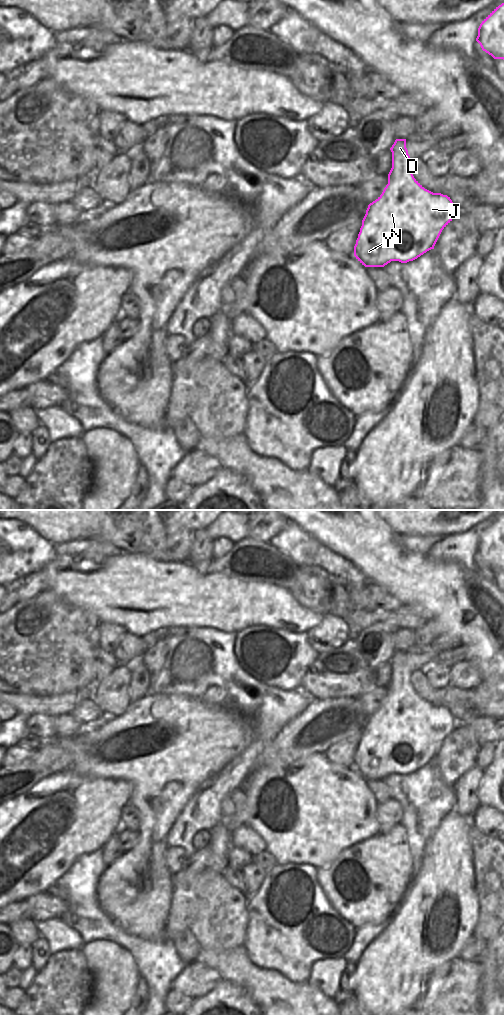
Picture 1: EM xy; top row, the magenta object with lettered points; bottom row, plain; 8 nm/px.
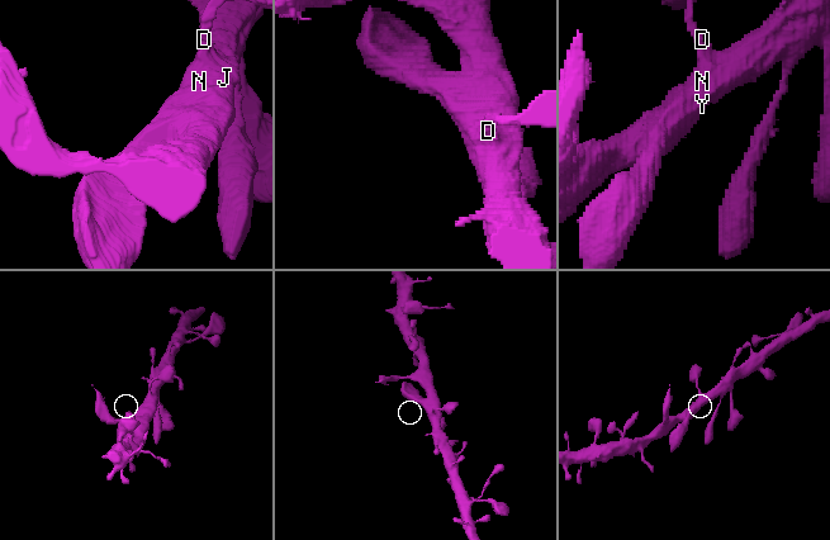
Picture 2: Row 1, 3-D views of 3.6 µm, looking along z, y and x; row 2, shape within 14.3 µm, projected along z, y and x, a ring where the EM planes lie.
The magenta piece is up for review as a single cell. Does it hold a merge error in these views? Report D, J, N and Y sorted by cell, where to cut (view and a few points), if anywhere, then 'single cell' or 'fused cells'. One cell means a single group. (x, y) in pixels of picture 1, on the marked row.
groups D J N Y; cut none; single cell

